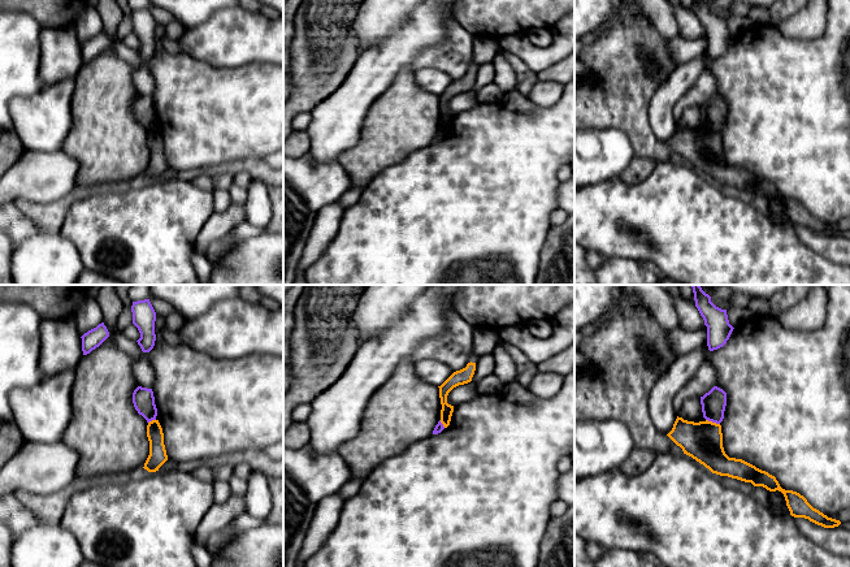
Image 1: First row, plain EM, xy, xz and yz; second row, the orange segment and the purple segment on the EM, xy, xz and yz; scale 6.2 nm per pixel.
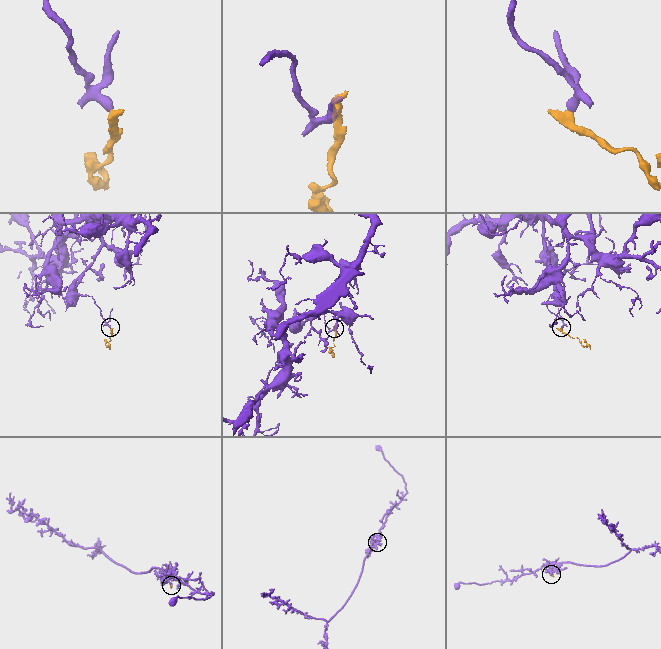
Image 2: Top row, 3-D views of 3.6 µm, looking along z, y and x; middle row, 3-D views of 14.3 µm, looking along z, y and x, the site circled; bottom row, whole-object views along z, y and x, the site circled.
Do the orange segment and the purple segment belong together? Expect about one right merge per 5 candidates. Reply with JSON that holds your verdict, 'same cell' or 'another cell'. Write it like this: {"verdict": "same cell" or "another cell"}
{"verdict": "another cell"}

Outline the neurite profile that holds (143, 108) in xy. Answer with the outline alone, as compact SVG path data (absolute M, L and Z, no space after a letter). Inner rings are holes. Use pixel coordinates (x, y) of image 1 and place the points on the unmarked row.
M138 95L133 101L133 112L138 122L142 124L147 131L156 129L157 117L152 98Z

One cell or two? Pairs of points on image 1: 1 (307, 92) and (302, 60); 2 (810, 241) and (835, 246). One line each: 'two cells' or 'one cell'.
1: one cell
2: one cell

